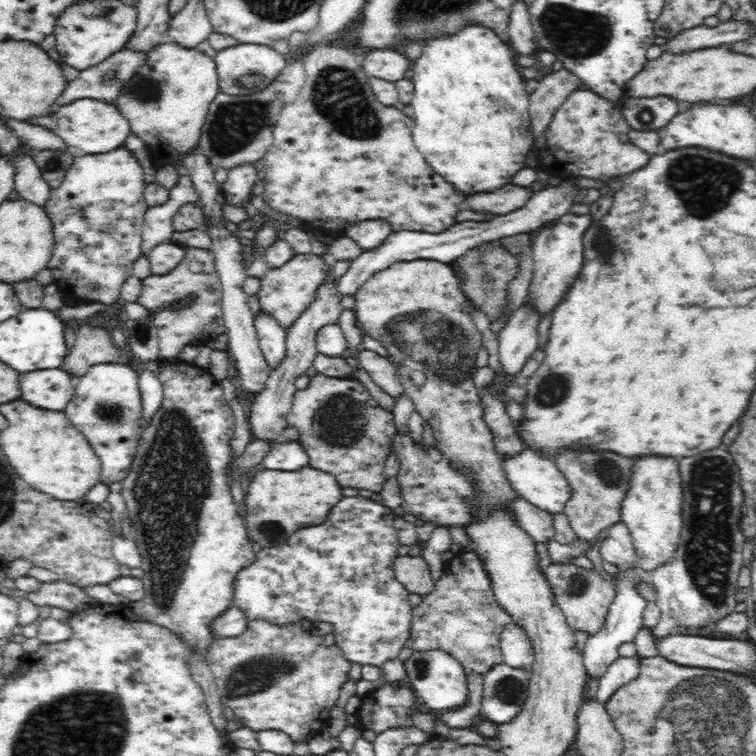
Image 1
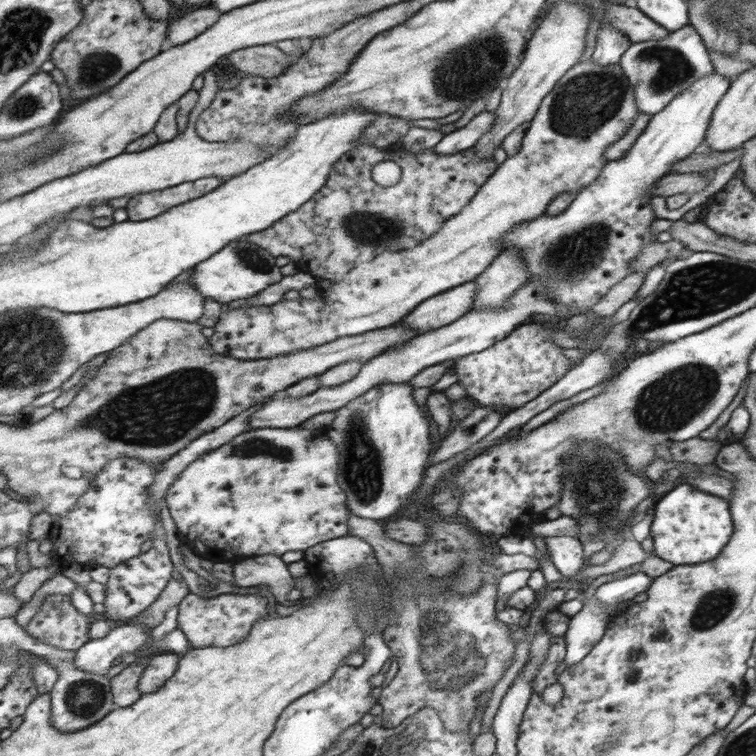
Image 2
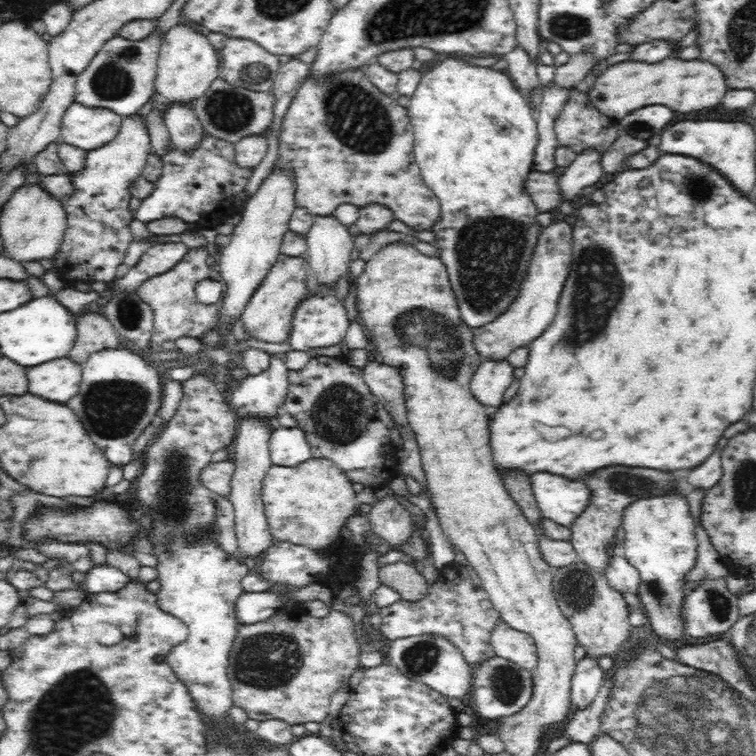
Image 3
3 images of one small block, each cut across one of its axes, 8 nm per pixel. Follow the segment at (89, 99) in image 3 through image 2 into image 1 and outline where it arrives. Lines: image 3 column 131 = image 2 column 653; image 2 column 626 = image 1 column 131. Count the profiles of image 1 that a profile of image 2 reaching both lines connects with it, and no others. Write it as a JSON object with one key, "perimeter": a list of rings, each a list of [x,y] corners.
{"perimeter":[[[122,49],[114,52],[106,60],[91,66],[89,69],[81,70],[80,74],[75,80],[68,81],[63,94],[57,99],[57,102],[48,109],[45,114],[51,115],[58,112],[60,106],[66,106],[74,100],[81,100],[82,98],[92,98],[93,100],[100,100],[104,103],[115,105],[115,100],[121,94],[122,86],[131,78],[133,72],[142,68],[143,60],[146,59],[146,51],[136,51],[132,49]]]}

